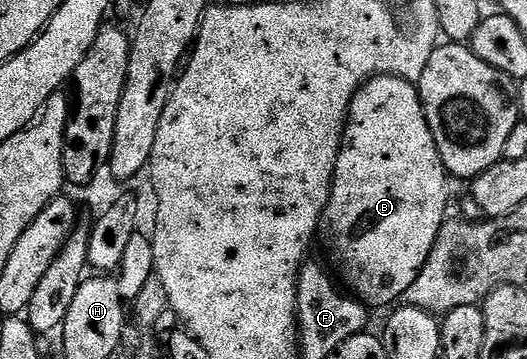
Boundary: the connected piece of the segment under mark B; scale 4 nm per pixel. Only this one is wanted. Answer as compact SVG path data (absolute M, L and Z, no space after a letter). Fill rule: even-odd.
M376 75L373 79L365 81L352 99L352 104L348 110L348 122L344 124L344 136L340 142L340 152L336 158L330 197L324 207L324 216L320 218L320 226L318 228L319 242L324 242L324 247L328 250L329 257L336 262L336 267L340 270L341 276L339 275L339 278L342 280L342 283L342 278L344 278L345 284L343 283L343 286L361 303L372 309L388 306L388 308L391 308L397 301L403 300L406 289L410 289L410 285L414 285L414 277L418 277L422 265L426 265L426 257L430 257L430 249L434 249L434 241L446 221L446 216L449 214L449 212L447 213L448 182L450 182L450 176L448 170L444 167L442 157L438 153L438 145L434 141L434 133L430 133L430 125L426 121L426 113L422 109L422 101L420 100L417 84L405 79L399 79L393 75Z

